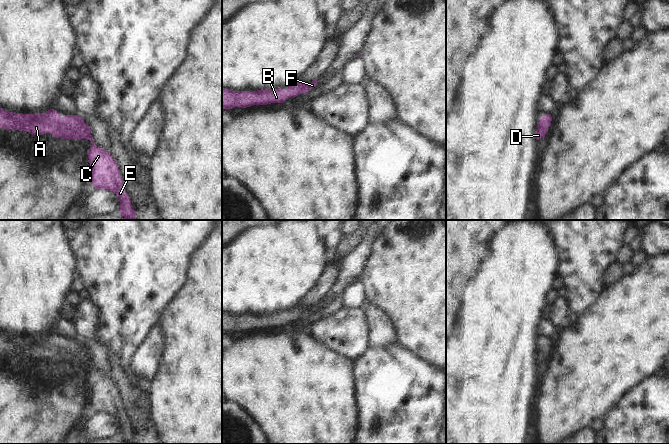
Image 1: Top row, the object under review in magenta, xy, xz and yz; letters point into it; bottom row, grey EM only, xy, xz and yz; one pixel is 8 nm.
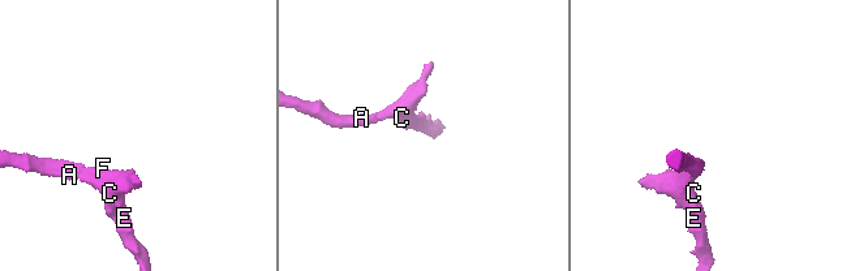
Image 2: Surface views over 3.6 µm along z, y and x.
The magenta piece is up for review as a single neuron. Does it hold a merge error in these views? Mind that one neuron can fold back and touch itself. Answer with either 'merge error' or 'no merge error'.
no merge error

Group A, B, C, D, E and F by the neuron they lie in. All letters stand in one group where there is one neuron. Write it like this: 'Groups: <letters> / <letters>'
Groups: A B C D E F

